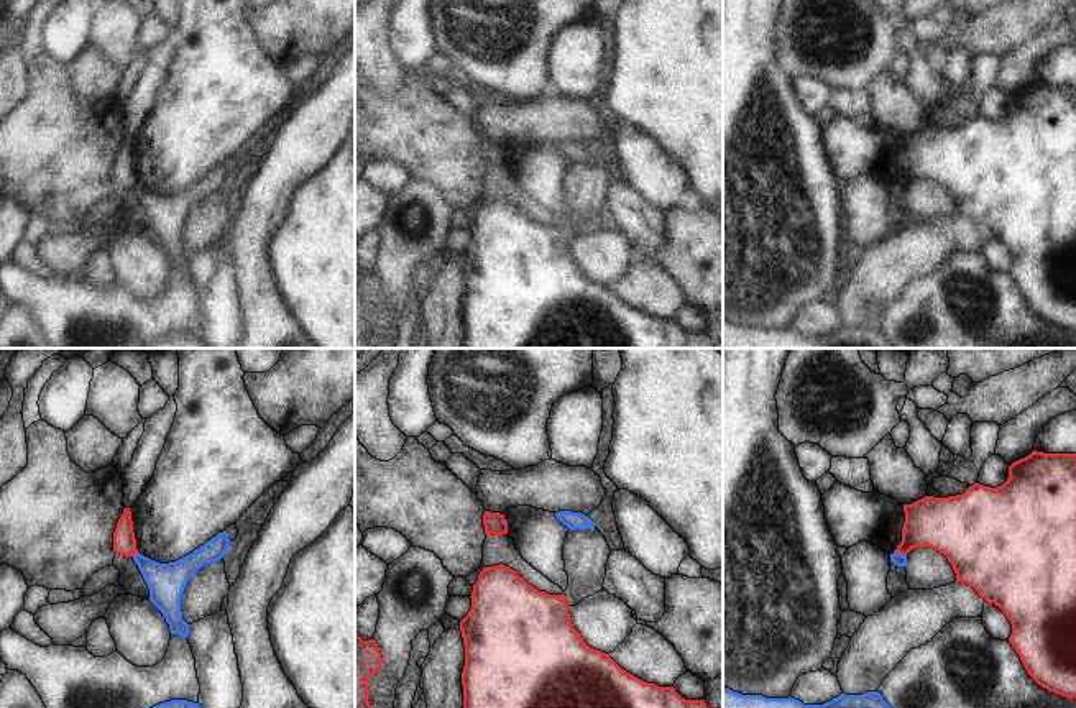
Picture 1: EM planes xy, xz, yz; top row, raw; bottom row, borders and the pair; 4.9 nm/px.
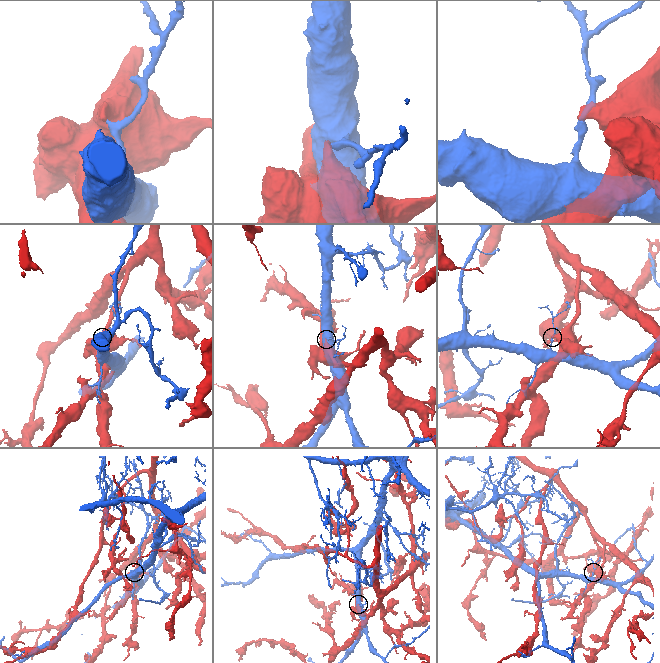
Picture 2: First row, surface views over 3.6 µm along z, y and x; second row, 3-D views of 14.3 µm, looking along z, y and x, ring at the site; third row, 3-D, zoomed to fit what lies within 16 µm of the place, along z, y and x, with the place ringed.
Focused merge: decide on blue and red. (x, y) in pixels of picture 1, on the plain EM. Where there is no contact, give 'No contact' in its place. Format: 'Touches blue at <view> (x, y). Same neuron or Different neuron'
Touches blue at yz (901, 186). Different neuron

